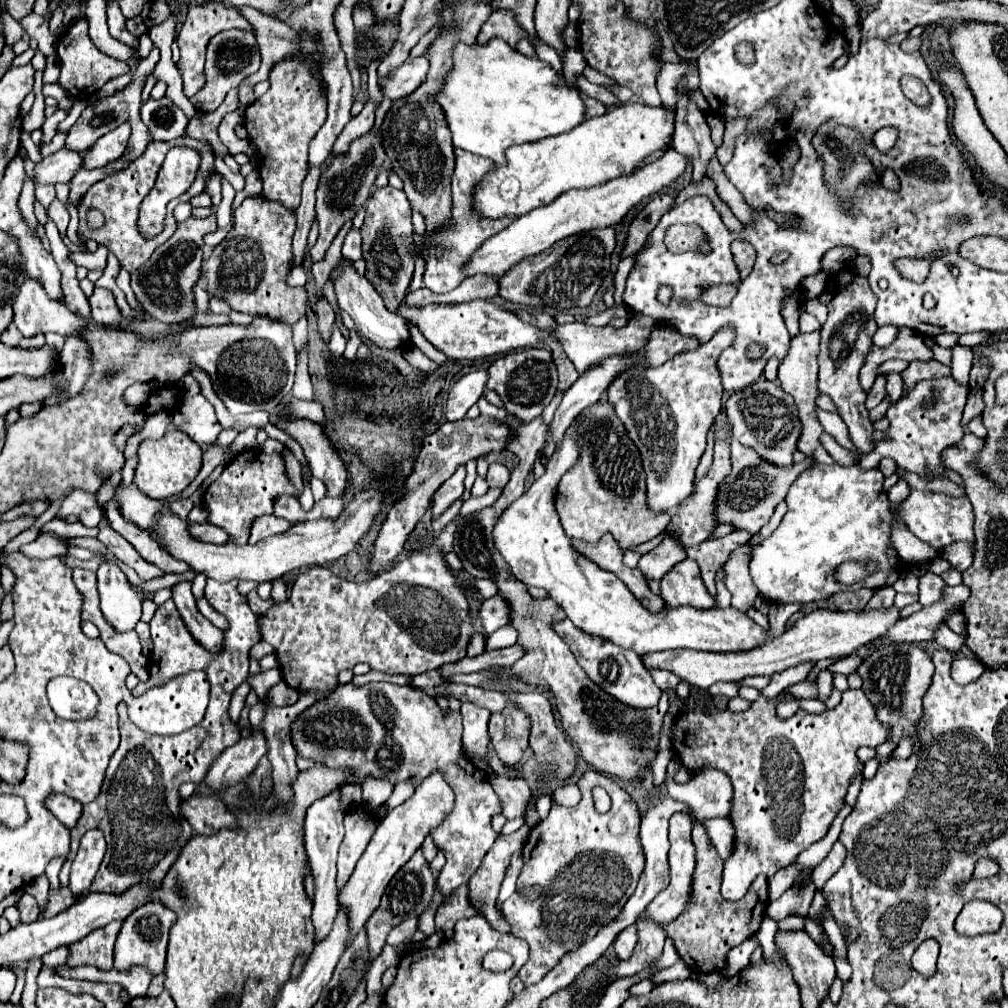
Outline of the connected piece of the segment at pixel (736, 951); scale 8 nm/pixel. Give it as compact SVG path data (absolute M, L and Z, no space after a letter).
M757 936L753 938L753 940L749 940L749 942L743 942L743 944L739 944L739 946L735 946L735 948L731 948L729 952L727 952L727 968L723 968L723 976L735 976L737 972L741 972L747 964L749 964L749 958L751 958L751 954L753 954L753 950L757 948L757 944L759 944L759 940L757 940Z

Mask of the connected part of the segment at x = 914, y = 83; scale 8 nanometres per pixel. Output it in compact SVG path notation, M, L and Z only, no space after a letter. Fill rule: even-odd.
M903 76L901 79L901 86L903 86L903 94L917 106L927 106L931 102L931 96L925 88L925 84L921 80L913 76Z

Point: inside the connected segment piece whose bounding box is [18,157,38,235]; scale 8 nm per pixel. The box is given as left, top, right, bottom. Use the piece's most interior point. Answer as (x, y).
(26, 200)

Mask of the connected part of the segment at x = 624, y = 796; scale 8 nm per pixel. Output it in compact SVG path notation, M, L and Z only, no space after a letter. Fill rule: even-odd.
M587 770L577 786L583 792L583 800L575 808L553 806L549 816L531 830L523 848L525 864L517 890L533 884L543 886L539 902L527 902L519 894L513 894L501 906L505 920L511 924L511 934L525 940L531 950L529 962L519 970L525 986L537 984L571 948L577 948L583 940L591 940L607 920L613 920L635 892L643 872L639 810L629 794L609 776L595 770ZM593 786L603 786L611 796L613 806L607 814L599 814L593 808L589 800Z

